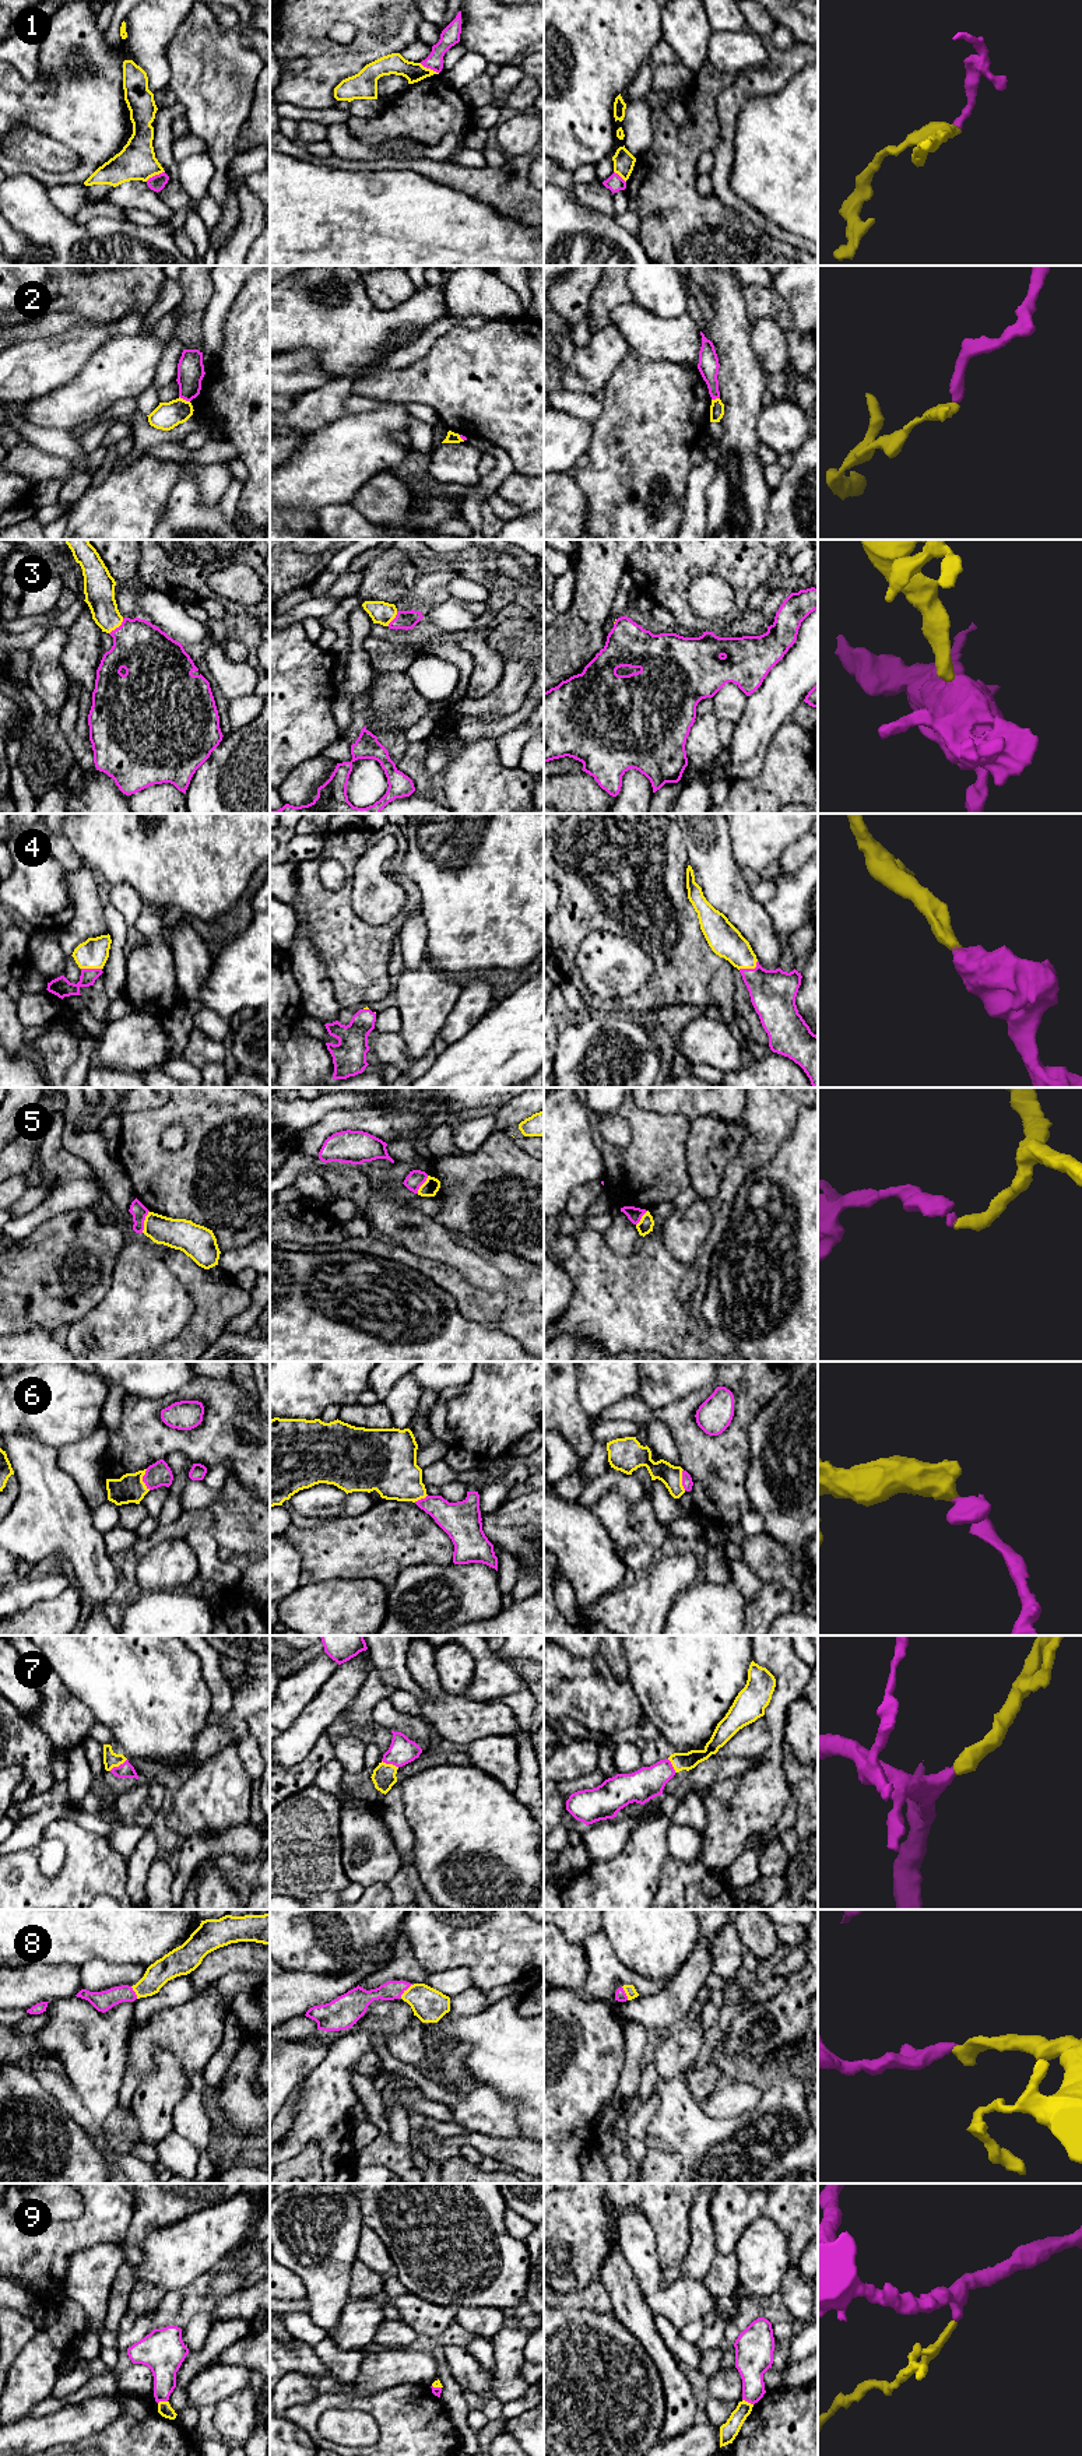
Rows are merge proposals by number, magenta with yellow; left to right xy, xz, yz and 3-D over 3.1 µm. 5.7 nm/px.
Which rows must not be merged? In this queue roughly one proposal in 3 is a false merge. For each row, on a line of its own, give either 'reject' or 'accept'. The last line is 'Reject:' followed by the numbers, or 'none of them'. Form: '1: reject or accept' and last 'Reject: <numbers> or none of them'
1: reject
2: reject
3: accept
4: accept
5: reject
6: accept
7: accept
8: accept
9: accept
Reject: 1, 2, 5

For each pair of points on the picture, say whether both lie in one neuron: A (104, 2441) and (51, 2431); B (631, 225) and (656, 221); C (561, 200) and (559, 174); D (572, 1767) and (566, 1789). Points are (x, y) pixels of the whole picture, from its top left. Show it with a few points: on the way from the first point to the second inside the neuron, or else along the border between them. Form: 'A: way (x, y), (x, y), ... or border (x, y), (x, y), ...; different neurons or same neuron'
A: border (113, 2420), (99, 2431), (78, 2441); different neurons
B: border (629, 210), (638, 218), (638, 235); different neurons
C: border (558, 185), (572, 190); different neurons
D: border (597, 1767), (586, 1774), (558, 1781); different neurons

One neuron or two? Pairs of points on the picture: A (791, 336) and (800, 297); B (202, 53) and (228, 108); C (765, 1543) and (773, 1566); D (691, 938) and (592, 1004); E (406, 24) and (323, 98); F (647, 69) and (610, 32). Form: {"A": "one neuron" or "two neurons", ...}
{"A": "two neurons", "B": "one neuron", "C": "one neuron", "D": "one neuron", "E": "one neuron", "F": "two neurons"}

